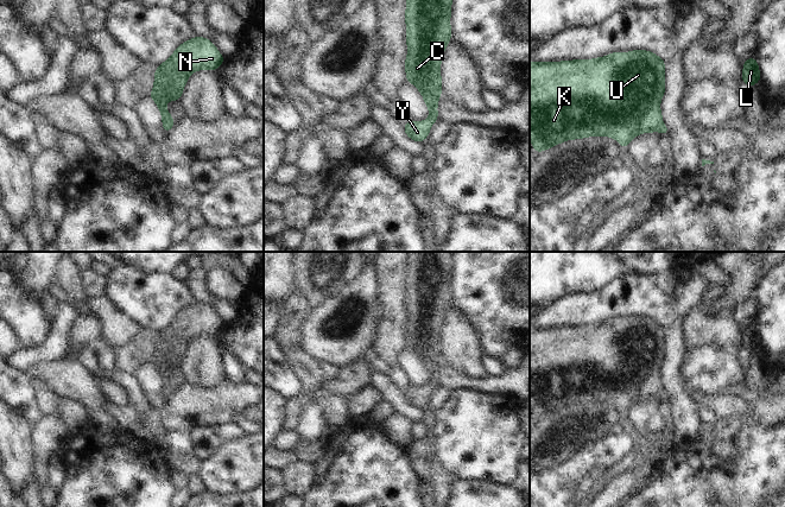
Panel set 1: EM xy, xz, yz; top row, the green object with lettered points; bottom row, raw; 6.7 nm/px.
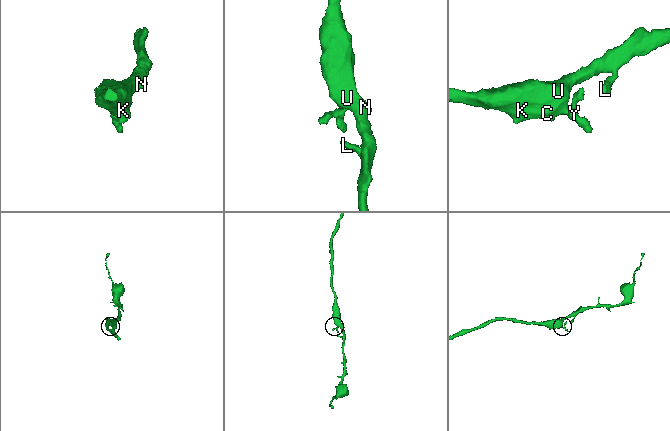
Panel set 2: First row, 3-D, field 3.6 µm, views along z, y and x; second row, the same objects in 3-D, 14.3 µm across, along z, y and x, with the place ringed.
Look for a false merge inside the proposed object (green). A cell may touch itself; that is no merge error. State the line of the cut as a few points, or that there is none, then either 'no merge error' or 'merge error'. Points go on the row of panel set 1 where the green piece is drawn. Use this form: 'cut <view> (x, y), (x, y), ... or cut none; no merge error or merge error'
cut none; no merge error

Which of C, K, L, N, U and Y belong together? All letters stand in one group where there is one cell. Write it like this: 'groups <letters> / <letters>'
groups C K L N U Y

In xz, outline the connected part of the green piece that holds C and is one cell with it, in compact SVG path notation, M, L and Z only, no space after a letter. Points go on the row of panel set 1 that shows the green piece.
M406 0L406 45L407 56L405 59L406 82L412 83L422 94L429 109L430 118L424 121L409 120L404 125L406 135L416 142L428 139L431 126L438 119L438 100L443 94L441 63L444 50L451 40L451 15L452 0Z

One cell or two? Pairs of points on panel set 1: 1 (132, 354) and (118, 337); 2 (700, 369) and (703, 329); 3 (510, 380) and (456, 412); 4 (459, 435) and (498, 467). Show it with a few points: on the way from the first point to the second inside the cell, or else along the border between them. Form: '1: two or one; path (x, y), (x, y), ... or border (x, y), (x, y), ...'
1: two; border (140, 329), (114, 352)
2: two; border (688, 347), (714, 346), (722, 349)
3: two; border (463, 387), (494, 393), (510, 393), (517, 399)
4: one; path (469, 439), (486, 456), (487, 462)

